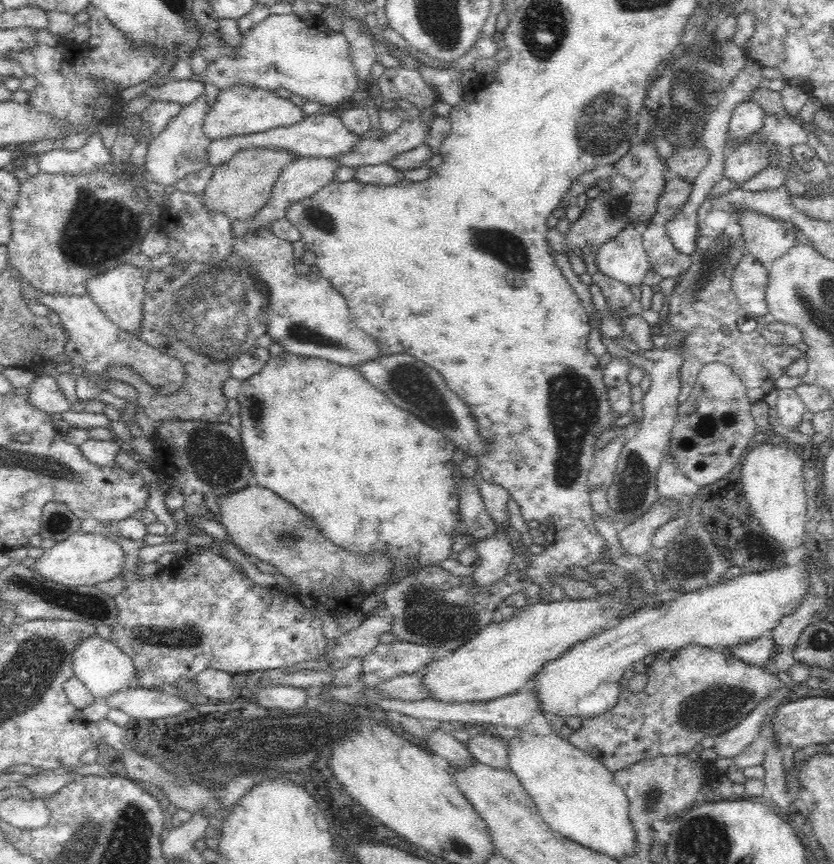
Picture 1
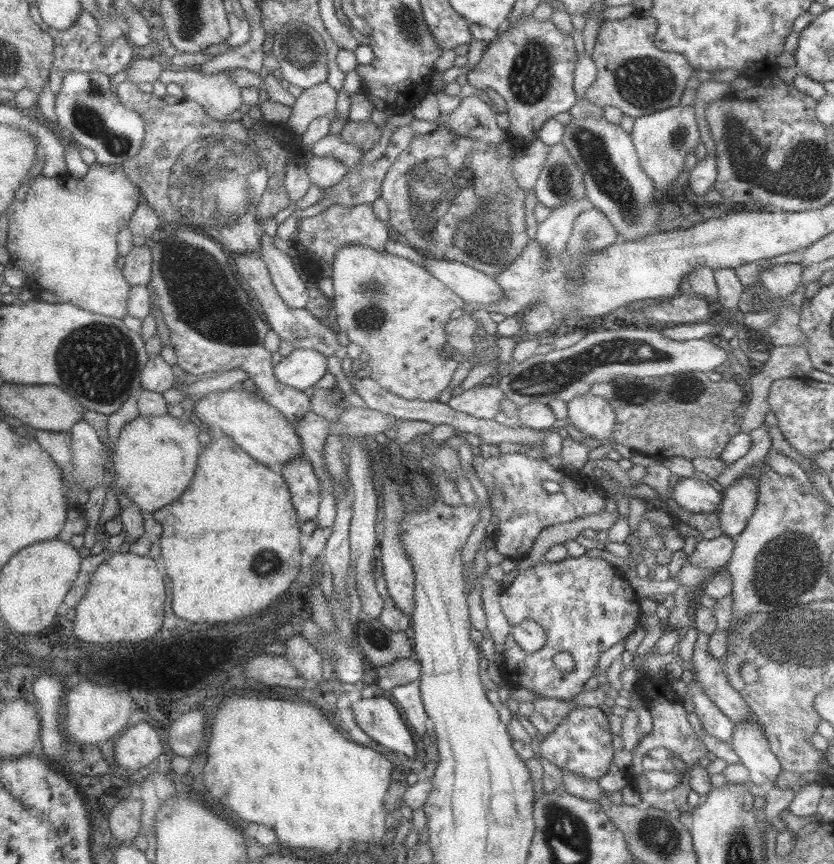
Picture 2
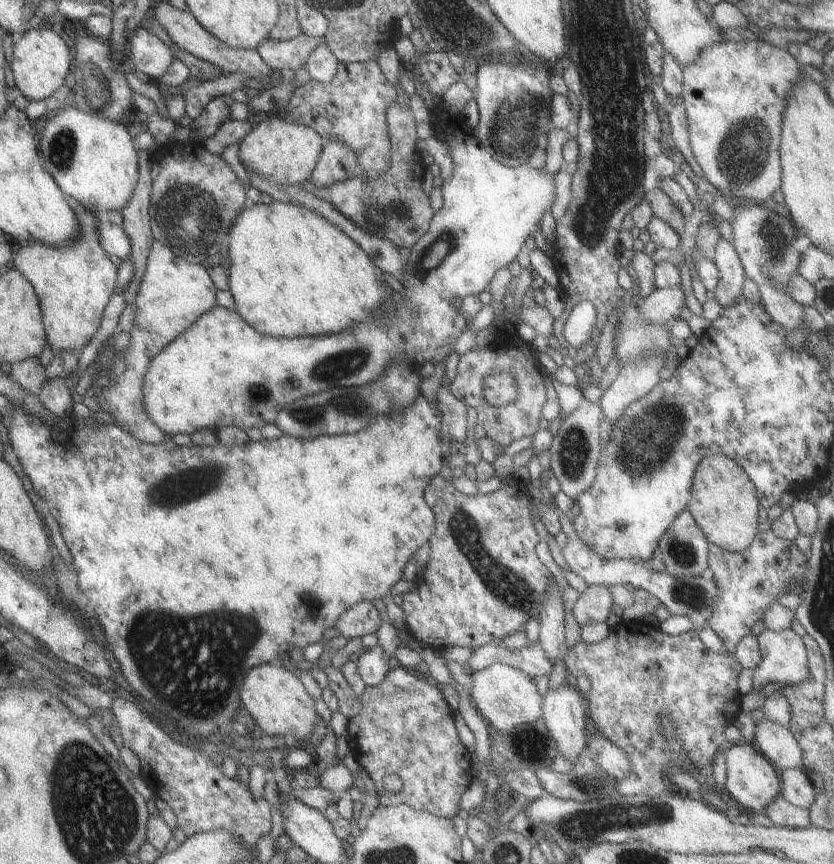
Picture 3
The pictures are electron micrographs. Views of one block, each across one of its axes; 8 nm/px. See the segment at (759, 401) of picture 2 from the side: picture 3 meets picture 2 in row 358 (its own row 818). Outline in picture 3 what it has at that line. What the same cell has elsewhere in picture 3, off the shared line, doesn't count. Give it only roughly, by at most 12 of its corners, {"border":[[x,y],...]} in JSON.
{"border":[[782,795],[761,813],[765,822],[791,829],[810,826],[810,807]]}

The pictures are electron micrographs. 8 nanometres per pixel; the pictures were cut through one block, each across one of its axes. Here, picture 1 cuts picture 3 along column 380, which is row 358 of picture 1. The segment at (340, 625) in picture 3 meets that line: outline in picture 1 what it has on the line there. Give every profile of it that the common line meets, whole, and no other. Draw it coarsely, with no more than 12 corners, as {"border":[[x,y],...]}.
{"border":[[613,357],[603,369],[609,403],[617,416],[630,412],[634,365]]}

